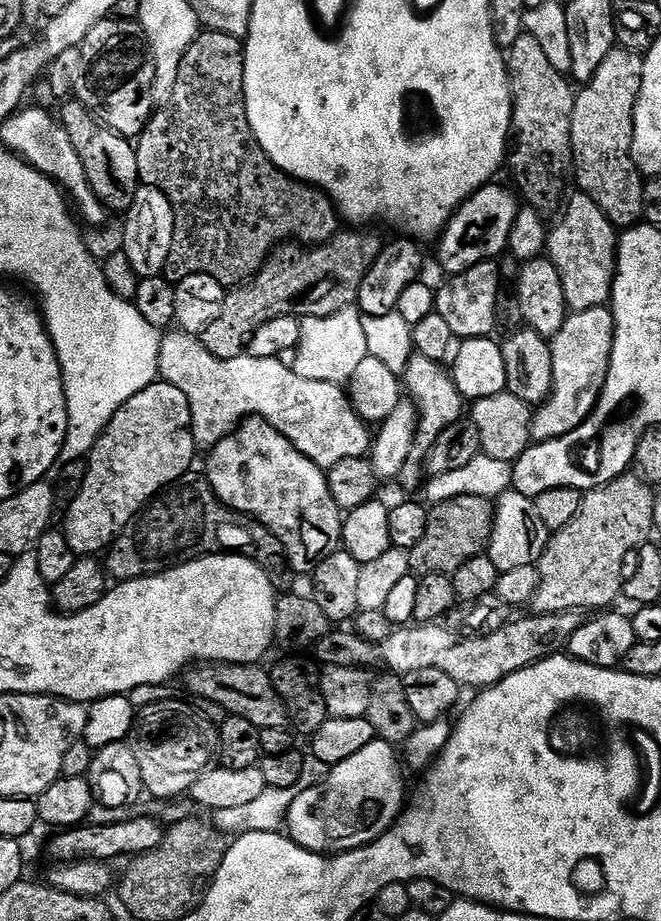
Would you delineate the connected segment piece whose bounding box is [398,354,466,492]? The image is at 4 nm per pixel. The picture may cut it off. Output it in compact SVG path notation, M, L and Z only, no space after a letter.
M412 355L406 370L402 373L402 384L407 395L409 392L413 396L409 397L418 409L416 433L414 442L410 446L410 458L406 458L398 477L398 483L406 491L412 492L416 487L420 488L425 483L424 460L430 454L430 446L438 442L438 434L442 434L446 426L454 426L454 422L458 422L465 415L466 401L462 394L458 394L458 386L454 386L451 371L439 360Z

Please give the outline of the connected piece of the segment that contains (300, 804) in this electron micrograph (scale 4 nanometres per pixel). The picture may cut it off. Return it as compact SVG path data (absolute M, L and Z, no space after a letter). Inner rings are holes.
M375 739L370 746L358 750L346 762L331 765L331 772L321 784L300 794L290 806L286 832L295 844L300 844L306 850L321 854L339 854L355 848L366 846L377 840L390 825L400 817L406 807L406 792L404 796L404 780L400 777L402 760L397 749L382 739Z

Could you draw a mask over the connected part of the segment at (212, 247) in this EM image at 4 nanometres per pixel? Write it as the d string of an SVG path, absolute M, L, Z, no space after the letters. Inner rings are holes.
M201 31L200 35L196 37L196 41L190 46L190 50L186 50L186 54L182 58L182 66L178 66L178 78L167 93L166 99L168 101L161 108L159 105L153 111L151 120L144 127L144 132L135 145L138 174L141 181L147 187L162 190L162 194L166 194L166 198L171 202L174 210L174 242L170 246L170 258L162 273L164 279L179 282L194 274L206 274L213 276L222 285L239 286L245 280L251 280L264 267L265 262L277 246L285 242L299 242L304 246L325 244L327 240L334 238L336 233L341 231L341 217L338 215L336 205L328 197L328 193L296 179L289 172L284 172L265 154L262 146L256 140L256 135L252 132L248 121L246 102L244 101L244 46L241 37L221 32Z

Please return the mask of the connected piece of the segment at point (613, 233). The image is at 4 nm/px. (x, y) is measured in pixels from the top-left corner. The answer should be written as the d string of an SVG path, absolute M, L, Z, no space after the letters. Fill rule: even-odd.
M573 192L573 196L569 195L563 205L564 217L556 225L551 225L546 256L562 278L562 290L569 309L581 312L605 307L611 301L612 283L616 277L618 229L588 193Z

